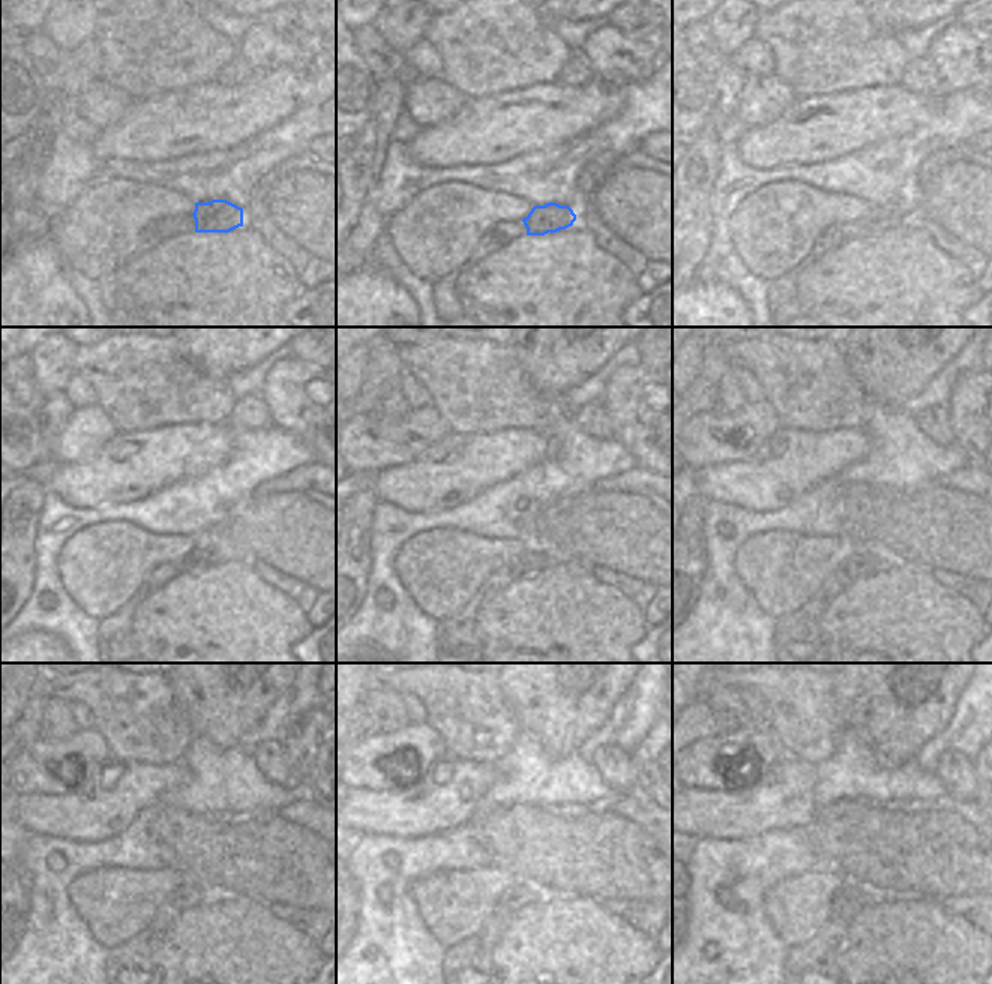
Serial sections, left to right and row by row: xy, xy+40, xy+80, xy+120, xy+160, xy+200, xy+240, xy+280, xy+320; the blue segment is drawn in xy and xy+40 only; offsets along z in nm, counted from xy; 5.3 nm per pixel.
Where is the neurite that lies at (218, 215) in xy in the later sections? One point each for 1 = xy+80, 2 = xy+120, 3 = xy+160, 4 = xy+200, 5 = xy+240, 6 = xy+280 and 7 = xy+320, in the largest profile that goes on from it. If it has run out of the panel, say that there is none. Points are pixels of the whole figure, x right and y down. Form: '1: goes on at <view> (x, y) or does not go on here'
1: goes on at xy+80 (880, 218)
2: goes on at xy+120 (200, 558)
3: goes on at xy+160 (529, 563)
4: goes on at xy+200 (860, 563)
5: goes on at xy+240 (185, 897)
6: goes on at xy+280 (517, 896)
7: goes on at xy+320 (847, 902)

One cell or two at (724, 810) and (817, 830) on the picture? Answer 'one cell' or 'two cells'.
two cells

